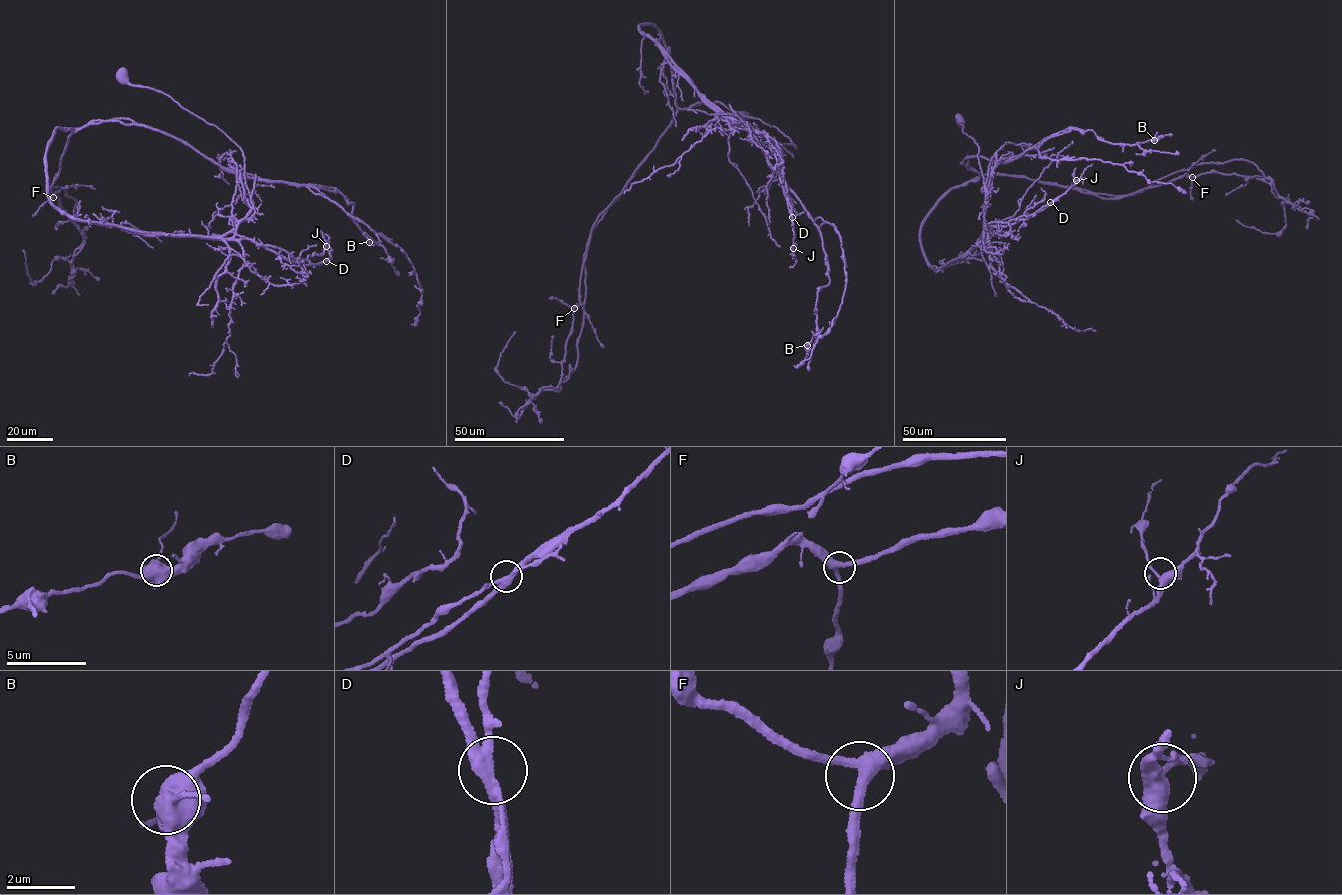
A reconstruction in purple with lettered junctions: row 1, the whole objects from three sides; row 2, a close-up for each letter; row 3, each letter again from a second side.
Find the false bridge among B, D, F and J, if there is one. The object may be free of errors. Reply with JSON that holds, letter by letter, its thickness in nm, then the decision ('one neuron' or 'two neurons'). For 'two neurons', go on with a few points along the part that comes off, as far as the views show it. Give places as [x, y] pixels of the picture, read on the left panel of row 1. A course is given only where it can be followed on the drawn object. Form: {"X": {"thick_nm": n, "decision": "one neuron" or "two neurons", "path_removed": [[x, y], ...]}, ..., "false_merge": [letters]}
{"B": {"thick_nm": 550, "decision": "one neuron"}, "D": {"thick_nm": 400, "decision": "two neurons", "path_removed": [[326, 261], [232, 232], [77, 220], [48, 199], [58, 127], [76, 129], [49, 192], [85, 241], [52, 294]]}, "F": {"thick_nm": 340, "decision": "one neuron"}, "J": {"thick_nm": 320, "decision": "one neuron"}, "false_merge": ["D"]}

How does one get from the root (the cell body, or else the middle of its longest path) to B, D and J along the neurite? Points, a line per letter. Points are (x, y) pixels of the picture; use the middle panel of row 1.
B: (742, 116), (796, 148), (640, 26), (675, 105), (733, 111), (818, 227), (807, 345)
D: (742, 116), (777, 127), (795, 145), (777, 145), (753, 130), (760, 131), (773, 147), (792, 217)
J: (742, 116), (777, 127), (795, 145), (777, 145), (753, 130), (760, 131), (773, 147), (792, 220), (793, 248)

